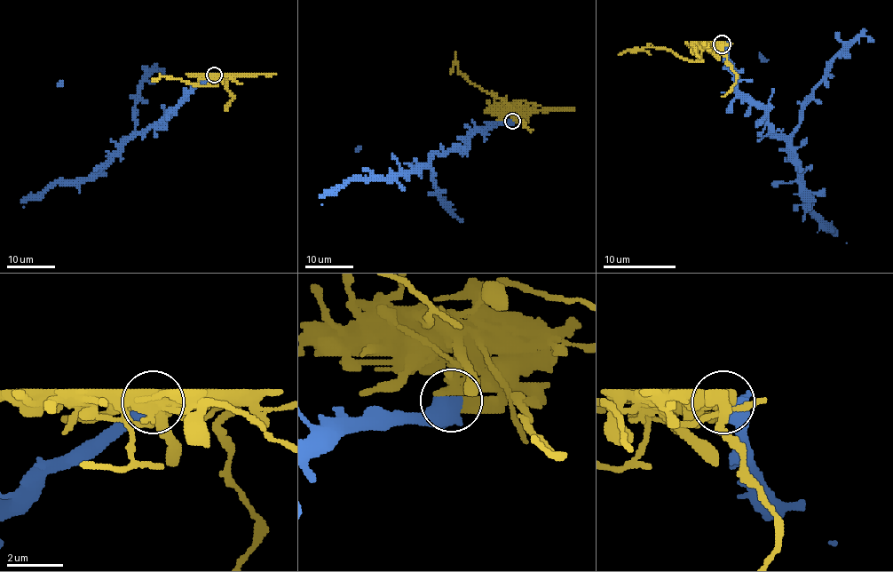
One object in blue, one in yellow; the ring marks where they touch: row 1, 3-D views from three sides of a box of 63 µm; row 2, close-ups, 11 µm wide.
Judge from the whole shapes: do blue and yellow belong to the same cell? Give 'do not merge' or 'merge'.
do not merge

